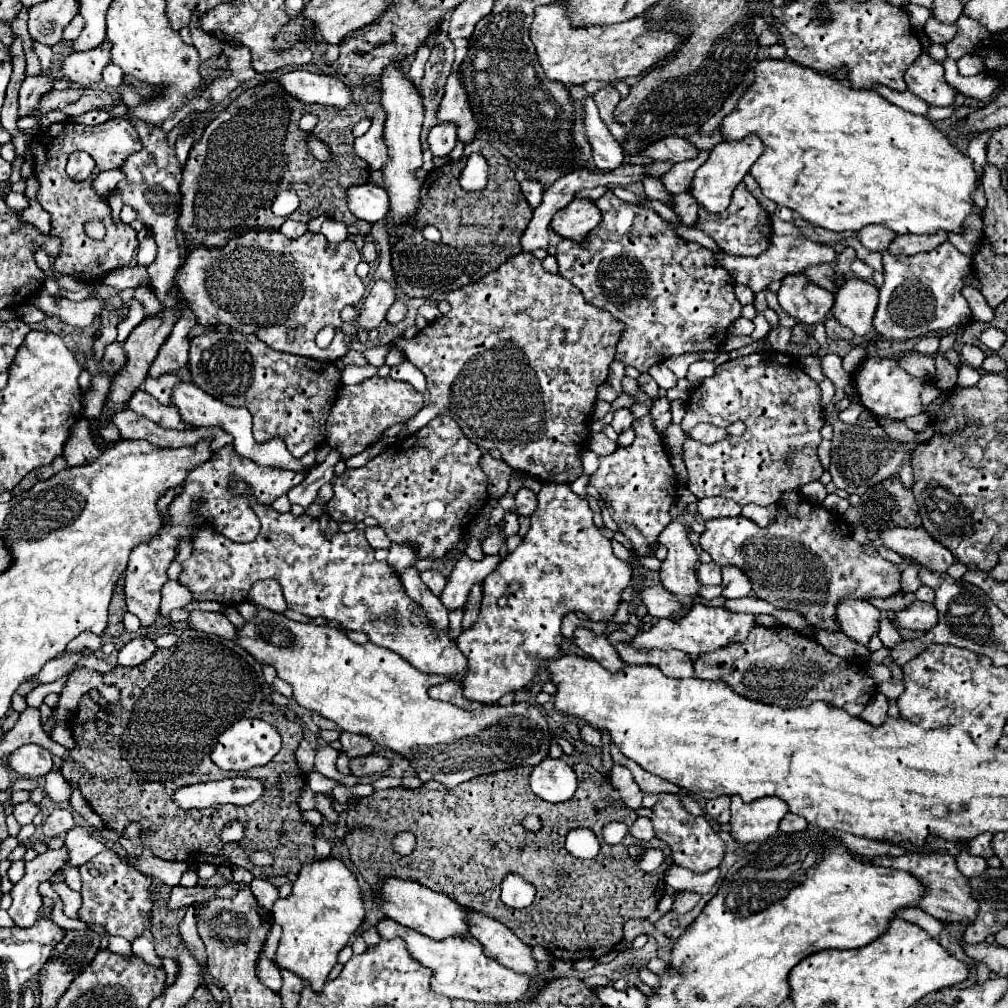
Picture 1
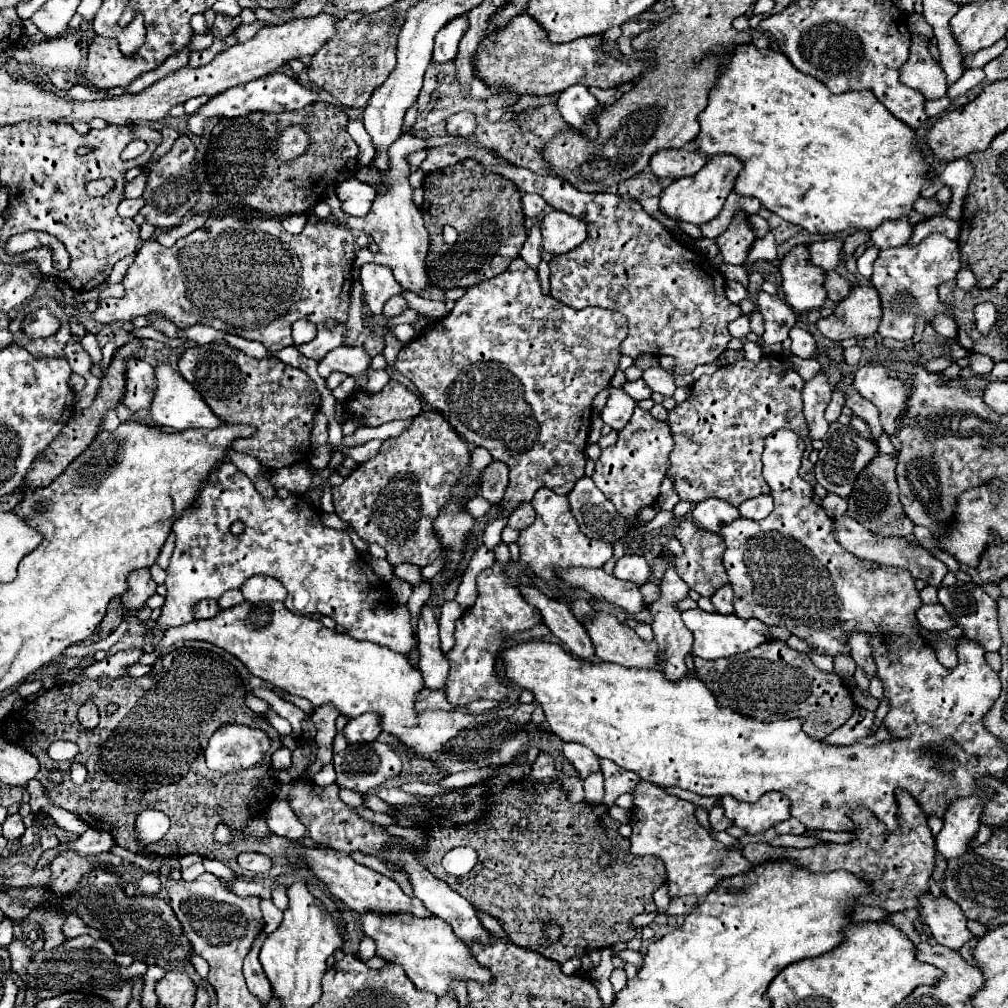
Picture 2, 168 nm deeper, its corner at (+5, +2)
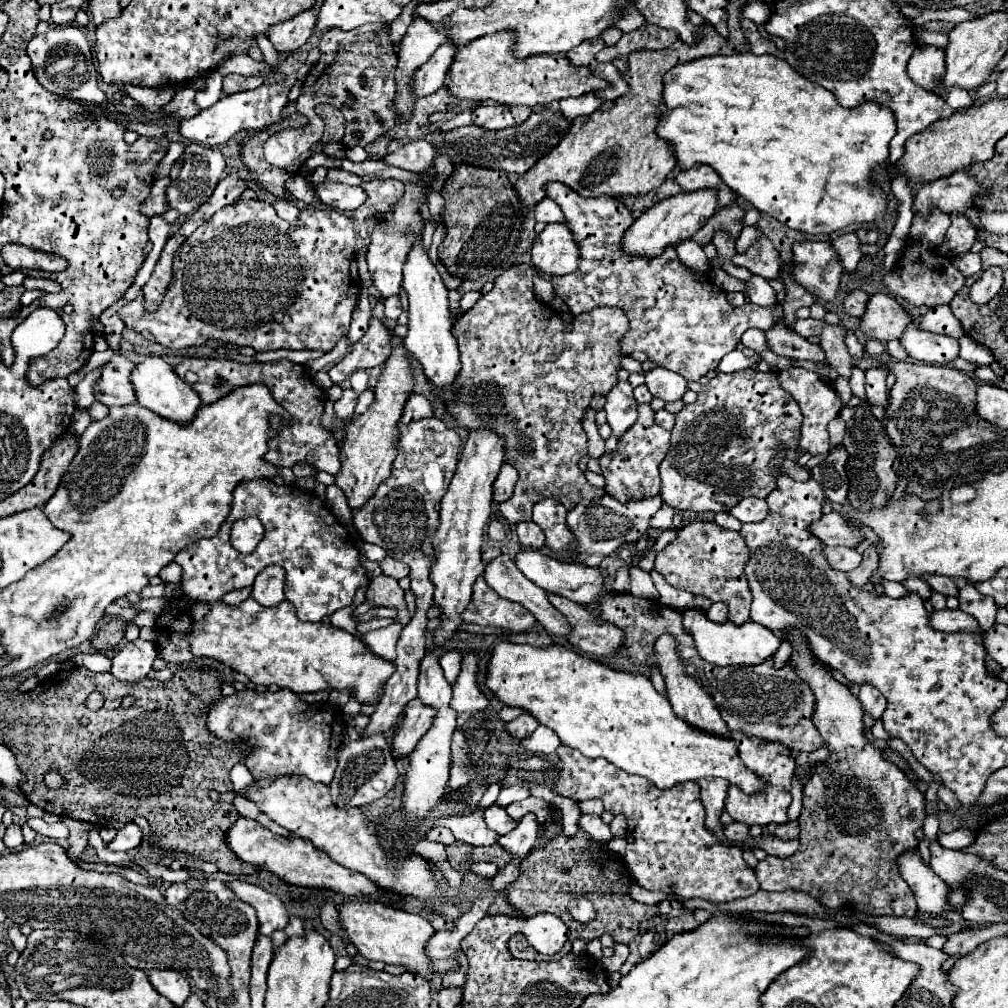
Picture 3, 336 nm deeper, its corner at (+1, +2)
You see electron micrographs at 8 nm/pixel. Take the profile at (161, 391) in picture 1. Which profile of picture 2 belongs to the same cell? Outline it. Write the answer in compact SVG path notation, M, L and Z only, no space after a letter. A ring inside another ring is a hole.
M127 359L127 367L125 367L125 393L121 403L129 409L129 411L141 411L141 409L149 409L149 399L153 397L153 367L145 361L139 359Z

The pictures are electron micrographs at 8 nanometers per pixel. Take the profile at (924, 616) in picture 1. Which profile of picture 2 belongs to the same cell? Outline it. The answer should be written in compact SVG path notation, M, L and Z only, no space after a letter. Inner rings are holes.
M939 603L937 605L921 605L919 611L917 611L917 621L919 621L919 625L923 629L937 631L937 633L947 631L947 629L951 629L955 625L951 615Z

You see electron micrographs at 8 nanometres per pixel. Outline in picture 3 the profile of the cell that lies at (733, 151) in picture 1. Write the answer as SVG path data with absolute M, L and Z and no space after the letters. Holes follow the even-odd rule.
M701 189L701 191L691 191L691 193L679 193L673 197L667 197L647 209L625 233L623 237L623 249L631 255L641 255L641 257L657 257L663 253L665 247L677 245L683 239L693 237L705 223L707 219L715 213L717 209L717 191L715 189Z

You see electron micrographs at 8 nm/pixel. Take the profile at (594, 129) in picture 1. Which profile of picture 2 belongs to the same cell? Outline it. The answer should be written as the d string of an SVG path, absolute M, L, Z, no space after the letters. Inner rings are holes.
M573 85L561 93L561 97L557 101L557 111L573 129L579 129L579 131L587 133L589 139L595 139L597 137L595 125L589 121L589 117L597 105L599 105L597 99L589 93L587 87Z

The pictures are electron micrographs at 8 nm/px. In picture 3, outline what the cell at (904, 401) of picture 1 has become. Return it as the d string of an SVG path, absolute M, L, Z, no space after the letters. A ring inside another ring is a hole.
M883 369L865 371L865 397L871 405L887 407L889 389L885 385L885 377L887 377L887 371L883 371Z

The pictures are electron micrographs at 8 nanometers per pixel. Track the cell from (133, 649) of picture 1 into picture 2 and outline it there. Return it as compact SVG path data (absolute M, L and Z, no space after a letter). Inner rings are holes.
M243 601L231 609L221 609L211 619L199 619L169 629L151 653L141 655L141 663L153 665L171 645L187 639L221 647L237 657L251 675L269 681L291 695L305 697L315 707L331 701L341 715L349 719L369 711L379 713L383 731L395 735L409 749L419 751L419 755L431 759L449 773L507 765L529 741L525 725L531 721L531 711L535 709L533 703L493 709L481 715L465 711L415 711L413 703L423 689L423 675L417 667L411 667L405 655L327 629L317 619L293 615L281 601Z

